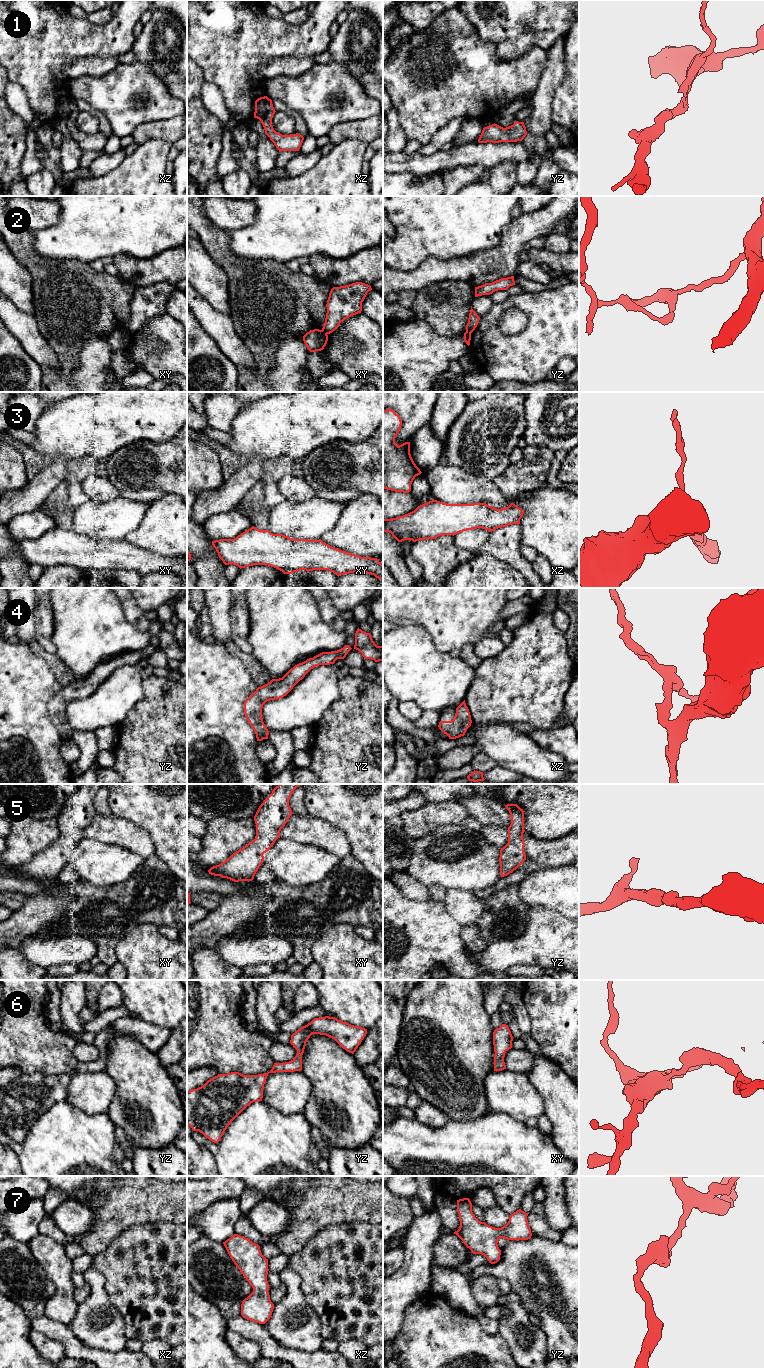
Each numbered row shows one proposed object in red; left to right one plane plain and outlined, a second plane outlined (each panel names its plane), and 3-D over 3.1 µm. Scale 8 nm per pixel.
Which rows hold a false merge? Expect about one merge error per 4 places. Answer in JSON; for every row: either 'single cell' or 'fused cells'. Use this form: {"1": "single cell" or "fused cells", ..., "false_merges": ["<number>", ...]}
{"1": "single cell", "2": "fused cells", "3": "single cell", "4": "single cell", "5": "single cell", "6": "single cell", "7": "single cell", "false_merges": ["2"]}

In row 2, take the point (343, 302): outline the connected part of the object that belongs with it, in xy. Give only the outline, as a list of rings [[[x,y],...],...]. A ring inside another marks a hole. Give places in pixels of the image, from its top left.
[[[362,282],[333,287],[327,300],[327,313],[322,330],[330,334],[345,319],[361,313],[362,302],[371,290],[370,285]]]

